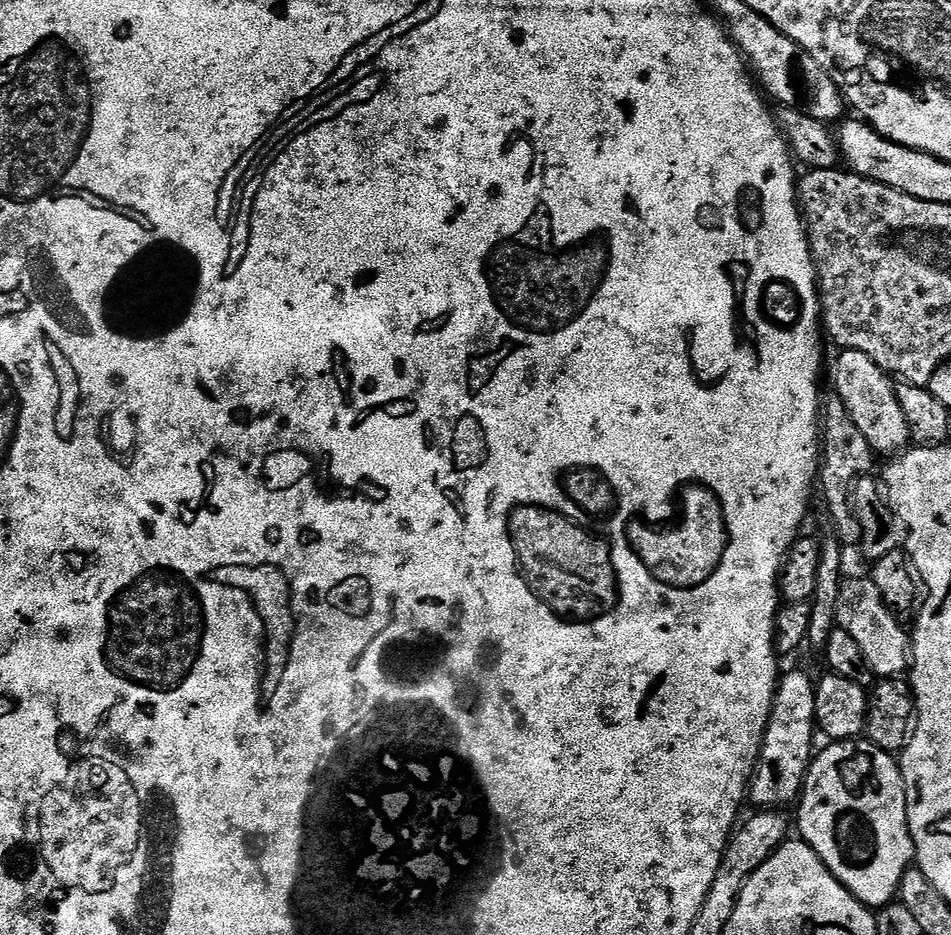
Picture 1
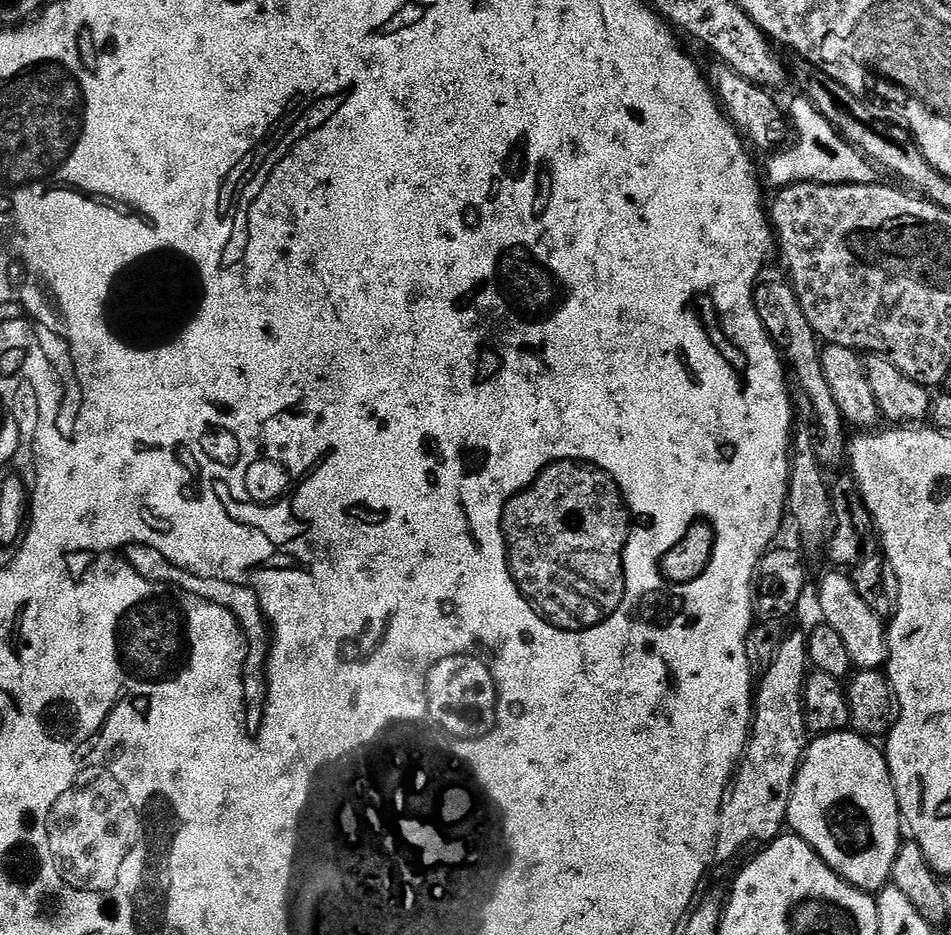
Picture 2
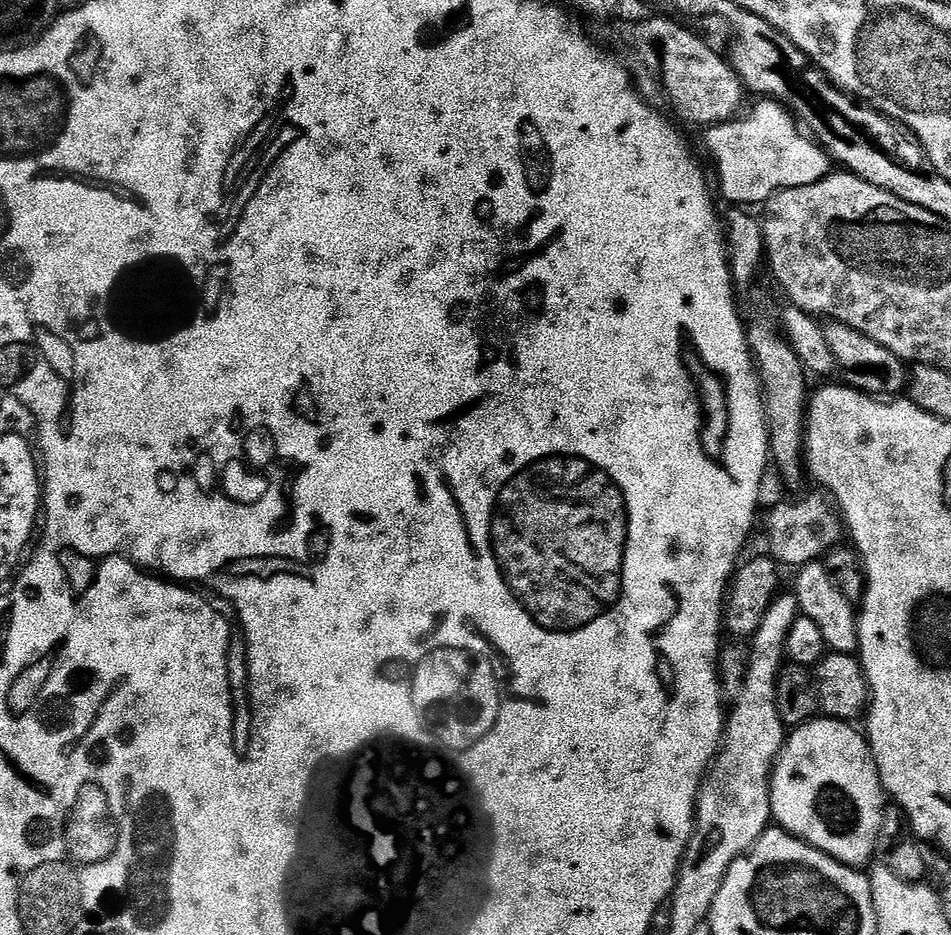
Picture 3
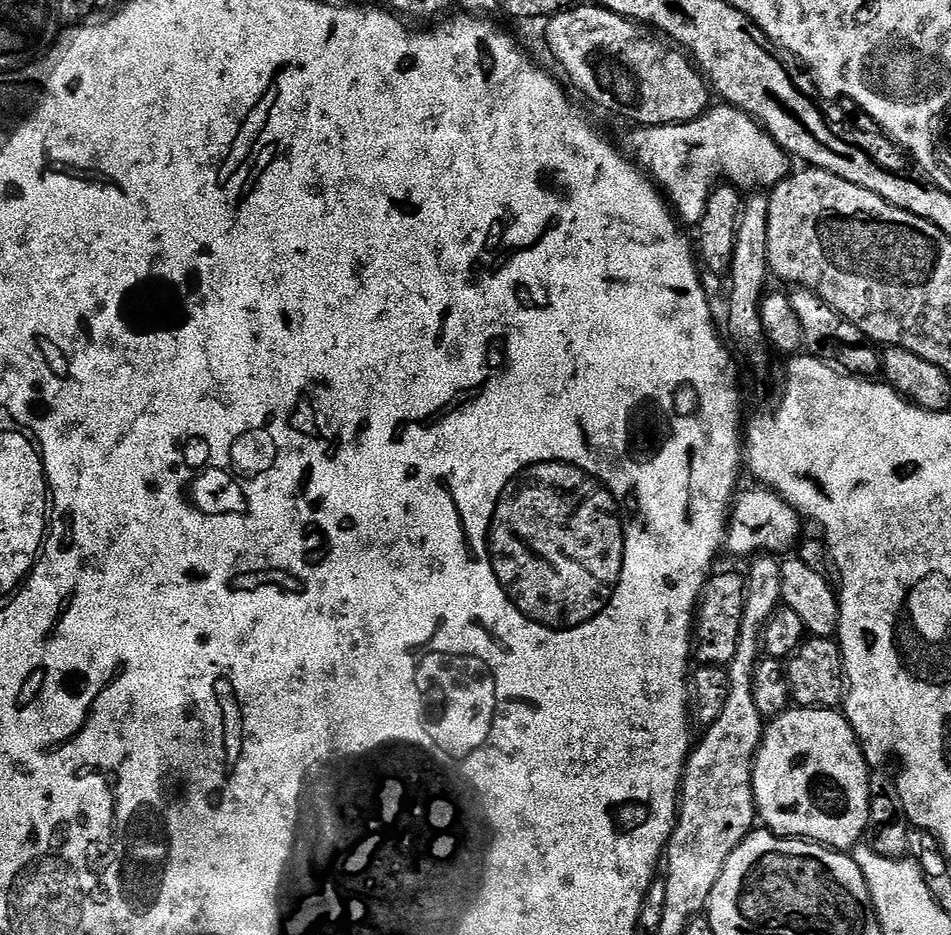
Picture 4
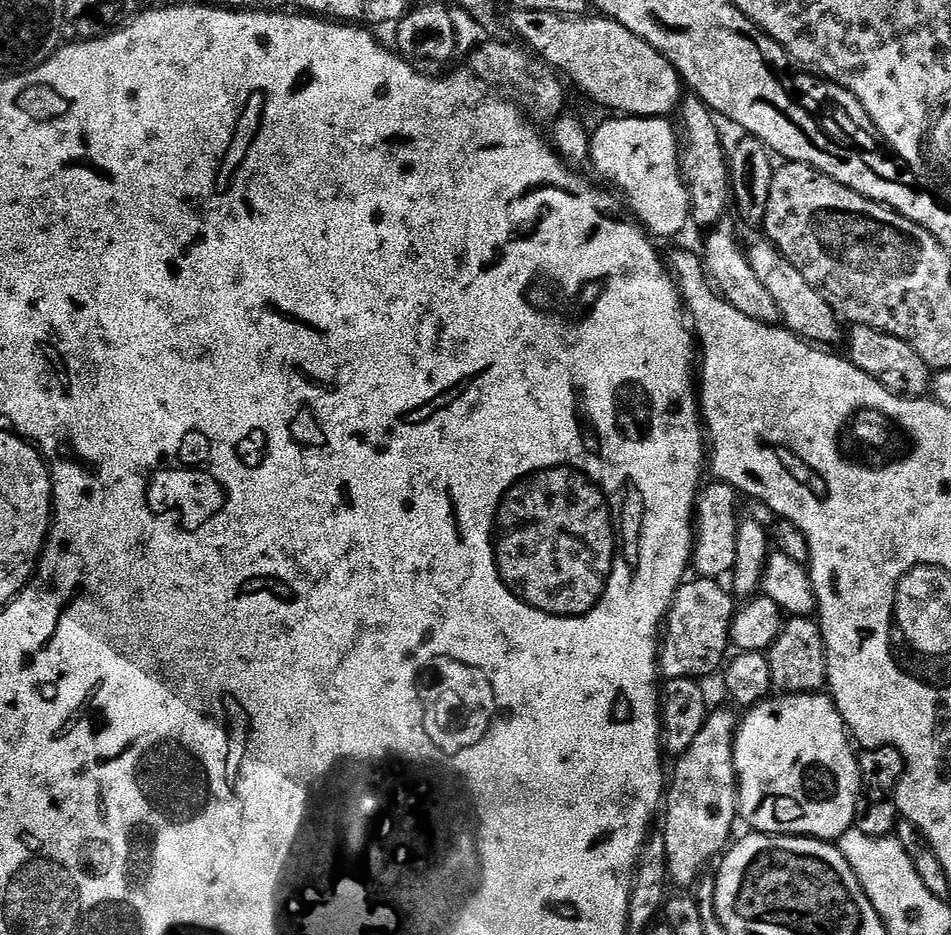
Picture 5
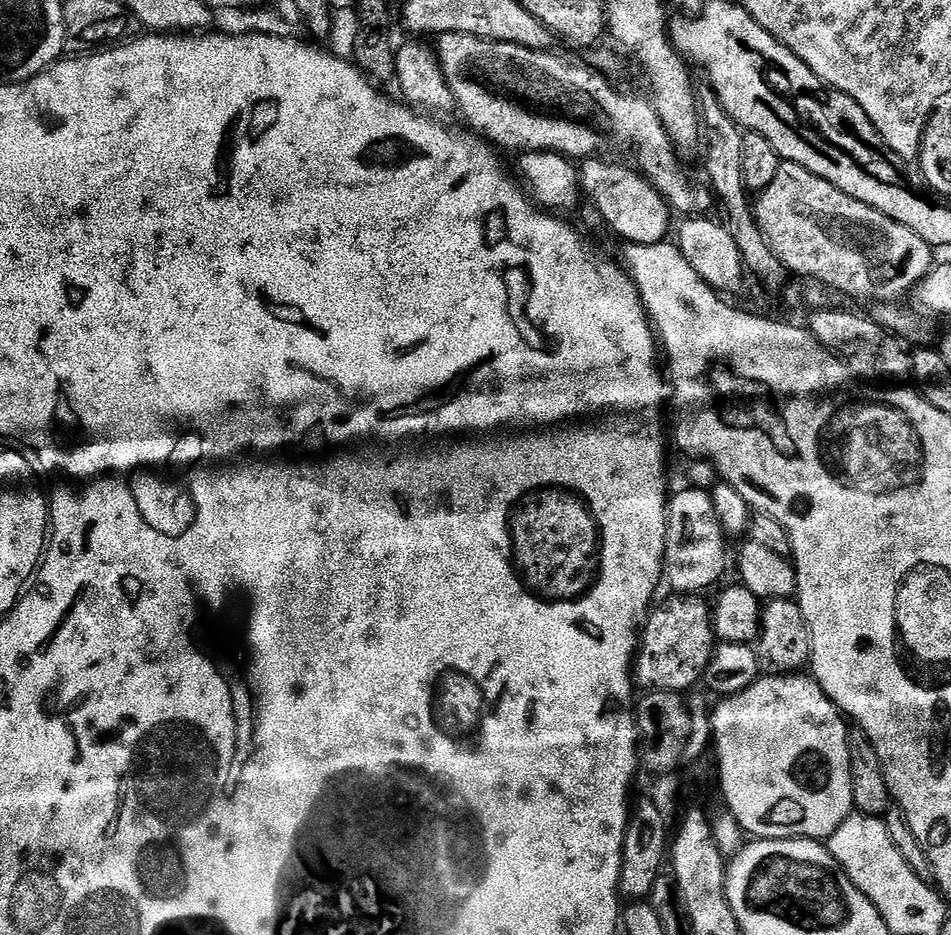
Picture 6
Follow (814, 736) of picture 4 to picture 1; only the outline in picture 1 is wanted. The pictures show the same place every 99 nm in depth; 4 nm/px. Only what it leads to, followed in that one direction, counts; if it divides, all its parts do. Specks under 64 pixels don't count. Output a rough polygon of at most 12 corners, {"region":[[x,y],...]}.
{"region":[[815,753],[799,839],[873,910],[916,854],[897,757]]}

